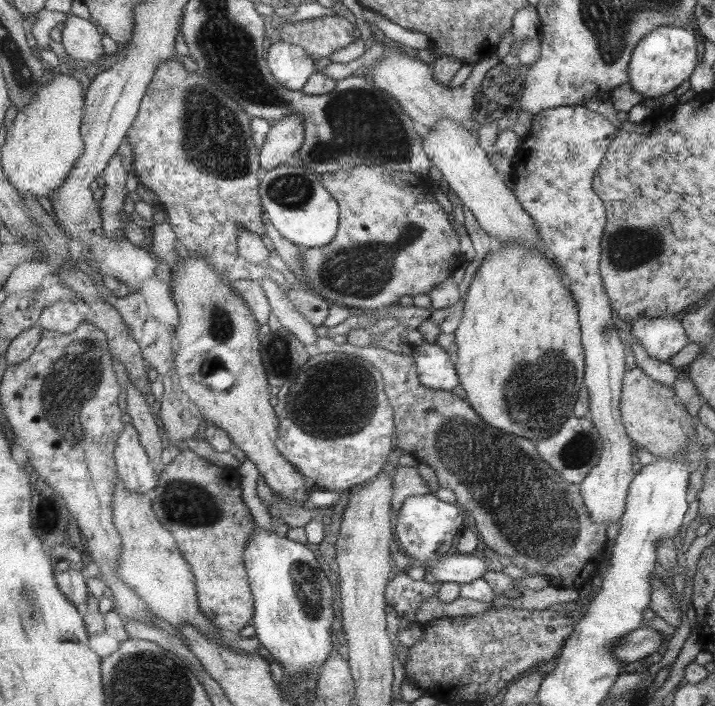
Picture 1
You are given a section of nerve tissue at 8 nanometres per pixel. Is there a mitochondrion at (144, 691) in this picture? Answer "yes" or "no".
yes

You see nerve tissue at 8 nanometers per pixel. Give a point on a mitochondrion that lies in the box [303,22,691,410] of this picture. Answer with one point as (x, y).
(361, 125)

